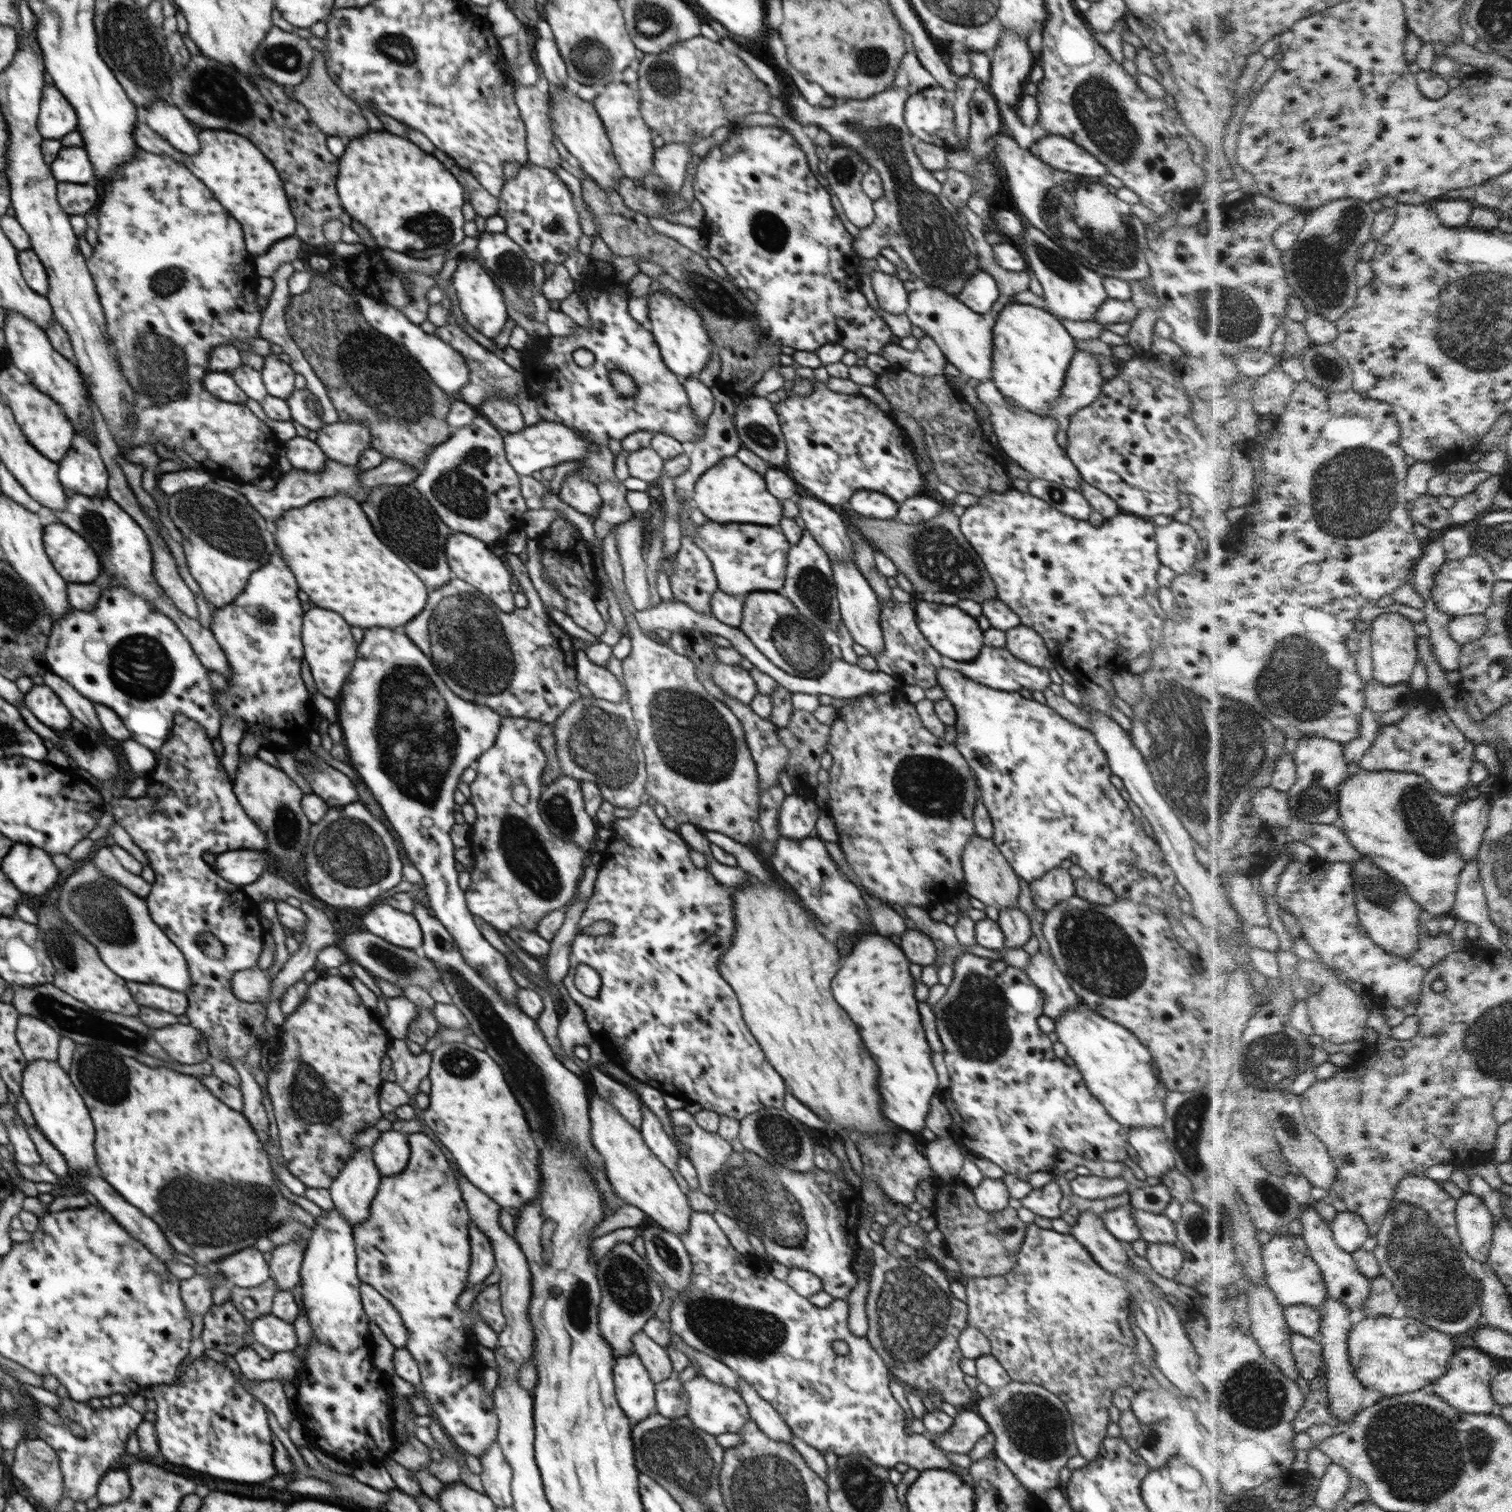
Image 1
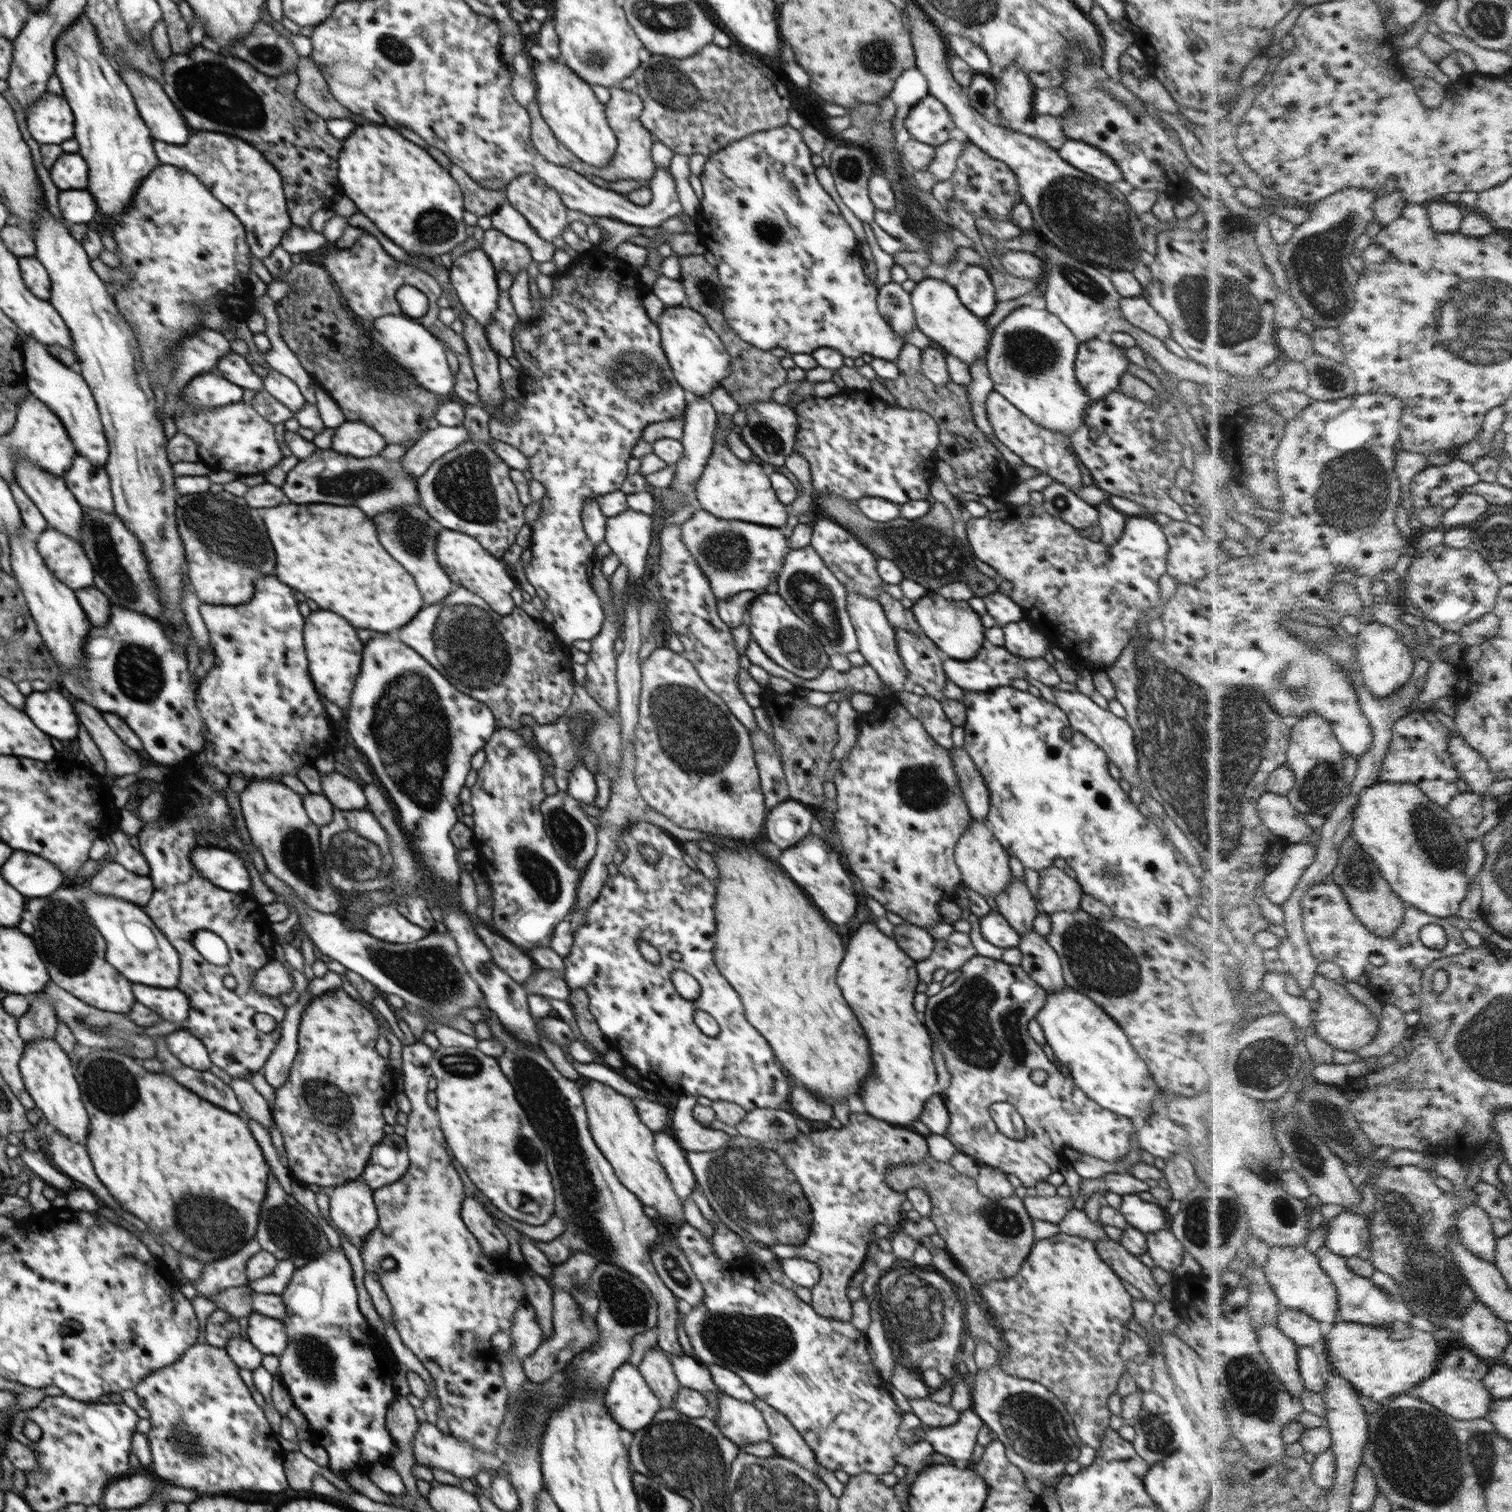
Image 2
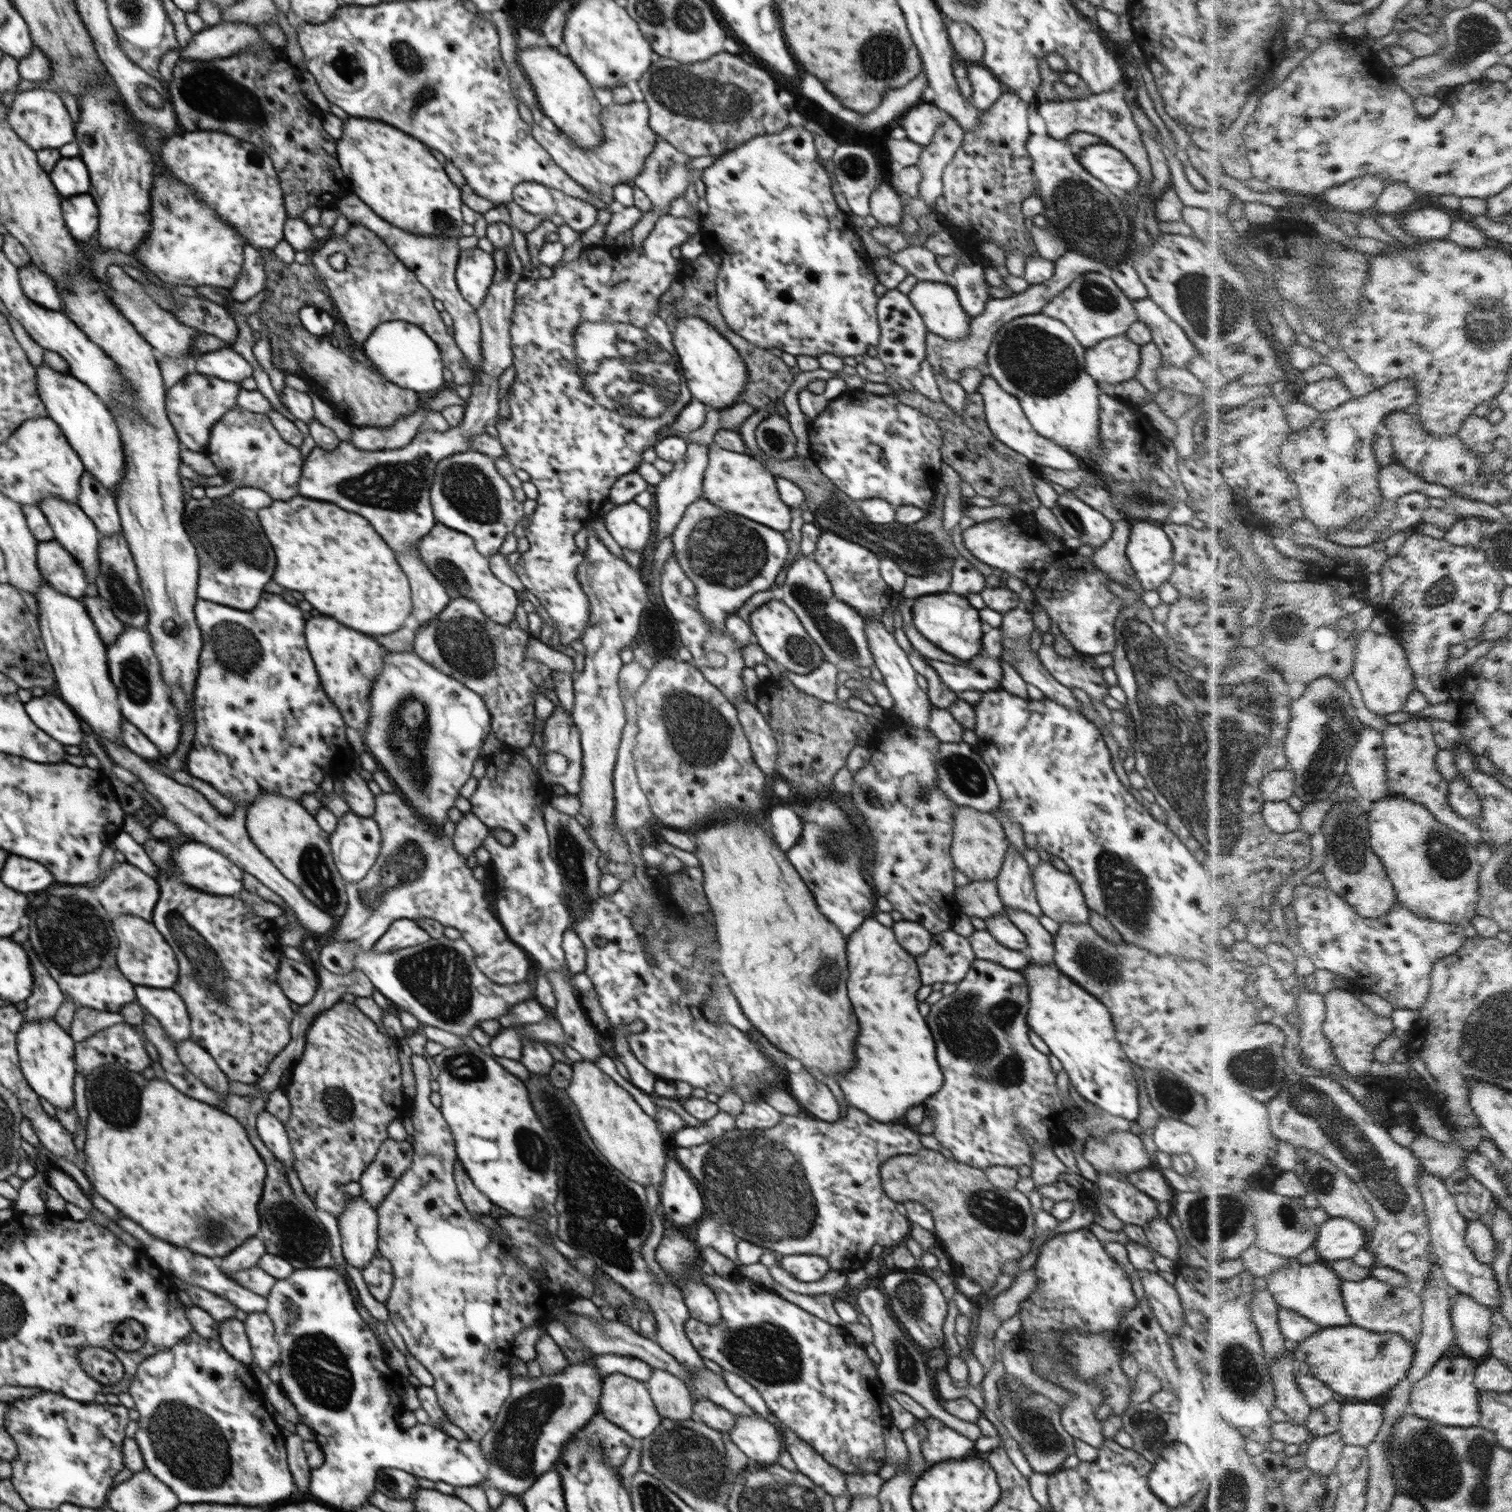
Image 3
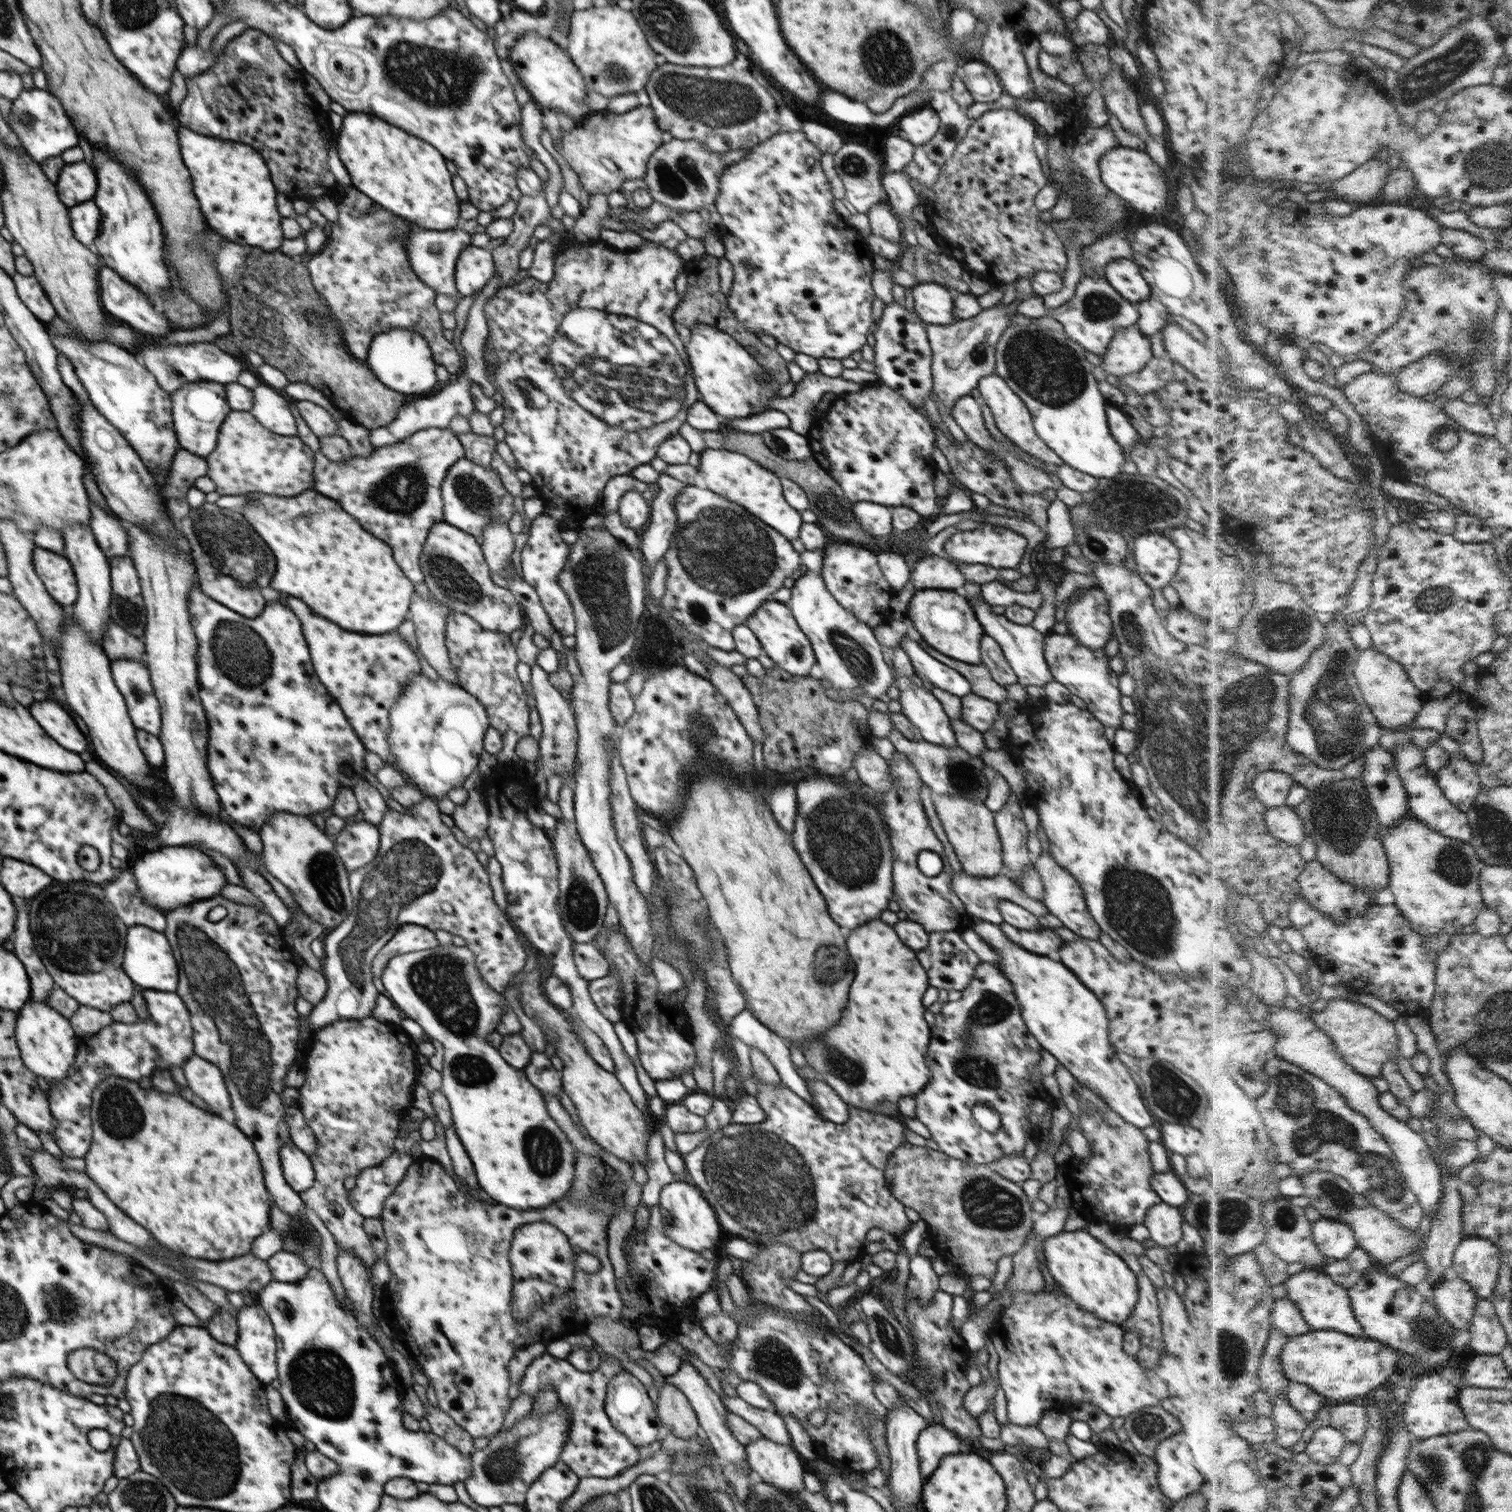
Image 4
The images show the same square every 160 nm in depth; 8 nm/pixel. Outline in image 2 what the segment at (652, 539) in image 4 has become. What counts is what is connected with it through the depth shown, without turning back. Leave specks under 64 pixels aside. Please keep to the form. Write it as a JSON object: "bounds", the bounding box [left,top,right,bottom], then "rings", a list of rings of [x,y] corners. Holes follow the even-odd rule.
{"bounds":[661,396,718,515],"rings":[[[697,396],[694,403],[687,405],[684,420],[683,434],[680,440],[683,445],[683,456],[675,463],[676,476],[674,476],[672,484],[668,488],[661,490],[662,504],[667,515],[672,513],[674,503],[686,499],[684,506],[688,506],[697,500],[696,484],[700,481],[702,471],[704,471],[704,467],[706,467],[713,452],[713,434],[718,426],[717,412],[706,396]]]}

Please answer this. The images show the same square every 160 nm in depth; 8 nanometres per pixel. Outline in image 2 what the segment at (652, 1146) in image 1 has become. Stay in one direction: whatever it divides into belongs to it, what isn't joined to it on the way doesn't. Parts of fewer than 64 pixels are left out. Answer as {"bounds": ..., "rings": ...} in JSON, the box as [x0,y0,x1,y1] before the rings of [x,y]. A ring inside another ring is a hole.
{"bounds":[655,1132,697,1203],"rings":[[[655,1132],[655,1151],[670,1179],[673,1191],[680,1203],[691,1197],[697,1182],[688,1161],[685,1150],[678,1145],[676,1138],[661,1132]]]}

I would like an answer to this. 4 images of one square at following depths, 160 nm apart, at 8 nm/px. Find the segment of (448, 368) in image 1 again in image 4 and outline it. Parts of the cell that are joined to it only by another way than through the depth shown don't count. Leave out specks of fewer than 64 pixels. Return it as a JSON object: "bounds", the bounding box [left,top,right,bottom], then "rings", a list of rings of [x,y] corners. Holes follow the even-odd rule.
{"bounds":[364,328,438,394],"rings":[[[393,328],[388,332],[377,334],[368,349],[368,356],[364,362],[382,384],[400,394],[429,392],[438,384],[434,372],[436,361],[433,359],[428,343],[417,332],[405,328]]]}

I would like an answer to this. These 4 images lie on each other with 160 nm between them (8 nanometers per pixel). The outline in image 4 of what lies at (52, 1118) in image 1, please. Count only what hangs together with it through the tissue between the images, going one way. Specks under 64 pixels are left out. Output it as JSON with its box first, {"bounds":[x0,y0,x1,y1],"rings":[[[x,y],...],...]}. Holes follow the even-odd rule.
{"bounds":[15,1000,78,1084],"rings":[[[30,1000],[19,1010],[15,1024],[15,1037],[24,1065],[36,1076],[46,1078],[49,1084],[55,1080],[62,1080],[67,1075],[78,1053],[78,1036],[70,1021],[50,1007],[48,1002]]]}

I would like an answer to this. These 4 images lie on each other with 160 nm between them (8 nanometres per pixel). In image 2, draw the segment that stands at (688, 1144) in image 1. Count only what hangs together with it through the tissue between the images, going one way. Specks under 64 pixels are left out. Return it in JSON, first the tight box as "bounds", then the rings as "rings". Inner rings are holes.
{"bounds":[672,1094,730,1152],"rings":[[[684,1094],[677,1096],[678,1102],[672,1116],[672,1128],[677,1142],[685,1151],[710,1152],[722,1148],[730,1135],[722,1130],[704,1127],[693,1117],[697,1096]]]}

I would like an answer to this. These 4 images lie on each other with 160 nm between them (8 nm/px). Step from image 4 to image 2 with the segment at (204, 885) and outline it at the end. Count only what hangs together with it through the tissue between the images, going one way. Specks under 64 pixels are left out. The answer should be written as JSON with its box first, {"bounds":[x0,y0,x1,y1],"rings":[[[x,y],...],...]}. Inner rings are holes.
{"bounds":[192,846,251,892],"rings":[[[218,846],[193,848],[192,864],[214,886],[228,892],[248,892],[251,887],[250,872],[244,860],[236,853]]]}

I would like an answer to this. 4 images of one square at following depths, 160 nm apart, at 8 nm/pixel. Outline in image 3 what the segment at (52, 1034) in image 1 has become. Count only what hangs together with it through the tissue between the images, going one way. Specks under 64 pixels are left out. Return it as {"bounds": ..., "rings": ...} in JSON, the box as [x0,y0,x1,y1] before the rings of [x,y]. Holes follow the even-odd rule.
{"bounds":[22,942,66,1021],"rings":[[[29,942],[24,945],[24,951],[30,956],[32,972],[34,975],[34,988],[22,1005],[22,1014],[26,1021],[54,1018],[60,1004],[66,1001],[62,996],[58,984],[48,974],[48,970],[42,966]]]}

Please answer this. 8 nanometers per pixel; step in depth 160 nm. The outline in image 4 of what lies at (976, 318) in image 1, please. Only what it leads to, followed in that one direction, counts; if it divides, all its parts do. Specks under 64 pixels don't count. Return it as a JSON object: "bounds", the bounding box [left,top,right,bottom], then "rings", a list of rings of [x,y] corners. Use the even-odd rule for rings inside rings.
{"bounds":[912,282,956,326],"rings":[[[919,282],[912,288],[914,310],[925,324],[948,326],[956,322],[950,289],[938,282]]]}

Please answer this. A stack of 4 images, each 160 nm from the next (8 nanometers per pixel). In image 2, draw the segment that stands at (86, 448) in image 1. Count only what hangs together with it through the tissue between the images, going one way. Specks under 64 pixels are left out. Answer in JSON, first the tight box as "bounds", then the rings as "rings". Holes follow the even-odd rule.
{"bounds":[63,454,115,513],"rings":[[[76,454],[72,467],[63,478],[75,500],[83,508],[115,513],[110,478],[105,467],[96,467]]]}

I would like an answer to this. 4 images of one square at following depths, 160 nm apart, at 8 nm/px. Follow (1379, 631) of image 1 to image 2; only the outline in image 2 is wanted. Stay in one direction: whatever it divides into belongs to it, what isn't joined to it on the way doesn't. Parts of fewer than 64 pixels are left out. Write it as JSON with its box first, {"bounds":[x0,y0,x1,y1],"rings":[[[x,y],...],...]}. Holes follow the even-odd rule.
{"bounds":[1356,621,1417,698],"rings":[[[1372,621],[1356,636],[1359,662],[1363,666],[1365,685],[1379,698],[1387,698],[1400,692],[1414,676],[1417,657],[1408,647],[1408,641],[1389,624]]]}

